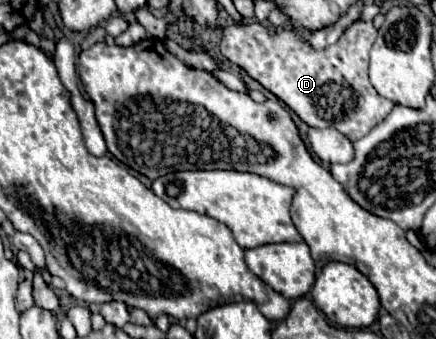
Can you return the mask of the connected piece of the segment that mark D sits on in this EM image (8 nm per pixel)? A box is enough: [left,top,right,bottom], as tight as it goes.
[221,20,393,142]

